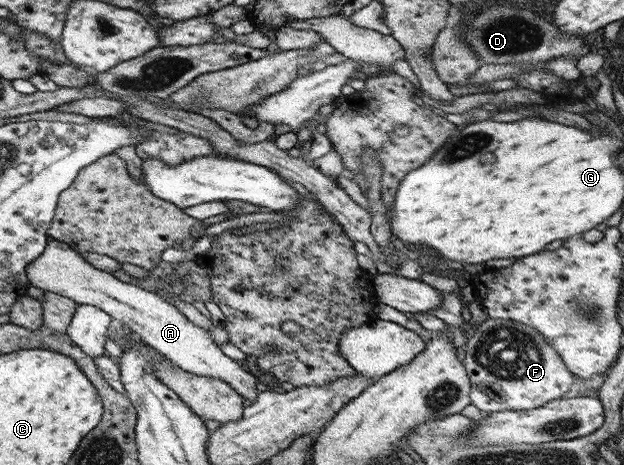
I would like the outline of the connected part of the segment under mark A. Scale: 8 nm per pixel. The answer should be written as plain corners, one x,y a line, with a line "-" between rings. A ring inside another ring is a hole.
49,239
44,252
26,266
26,275
29,283
41,290
70,298
77,304
100,308
114,319
122,321
143,342
182,370
197,376
220,378
242,395
246,403
251,404
256,400
261,389
257,378
216,345
208,328
188,320
184,312
180,312
172,302
164,300
162,295
121,281
113,273
94,268
77,251
56,239

